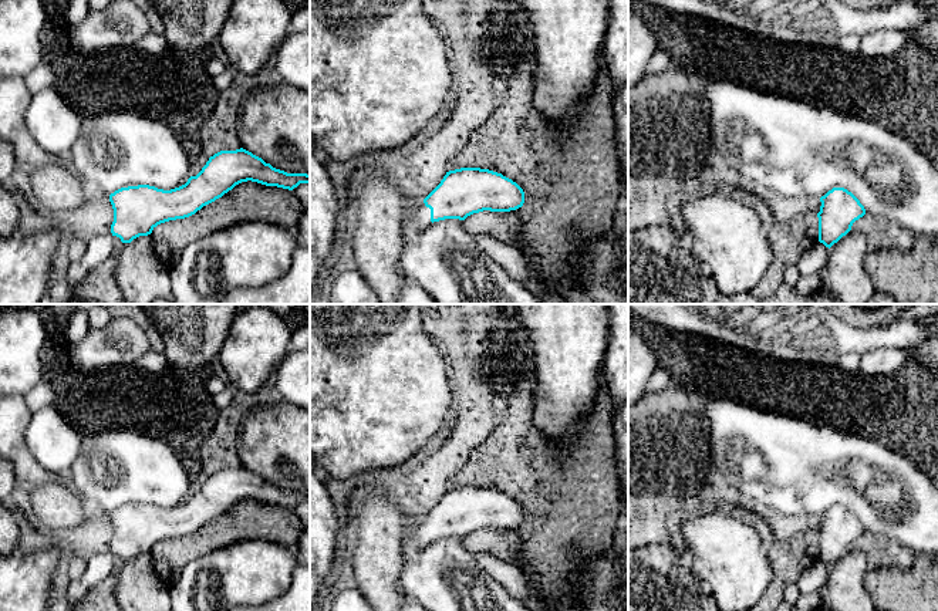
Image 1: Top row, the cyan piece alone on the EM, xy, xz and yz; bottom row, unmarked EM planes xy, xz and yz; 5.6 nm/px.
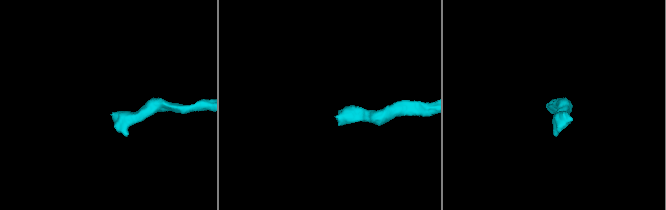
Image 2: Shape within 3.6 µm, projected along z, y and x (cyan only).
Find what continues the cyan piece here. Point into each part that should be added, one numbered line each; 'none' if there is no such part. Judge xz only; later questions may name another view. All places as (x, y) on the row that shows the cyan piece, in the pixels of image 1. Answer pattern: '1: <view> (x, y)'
1: xz (419, 218)

